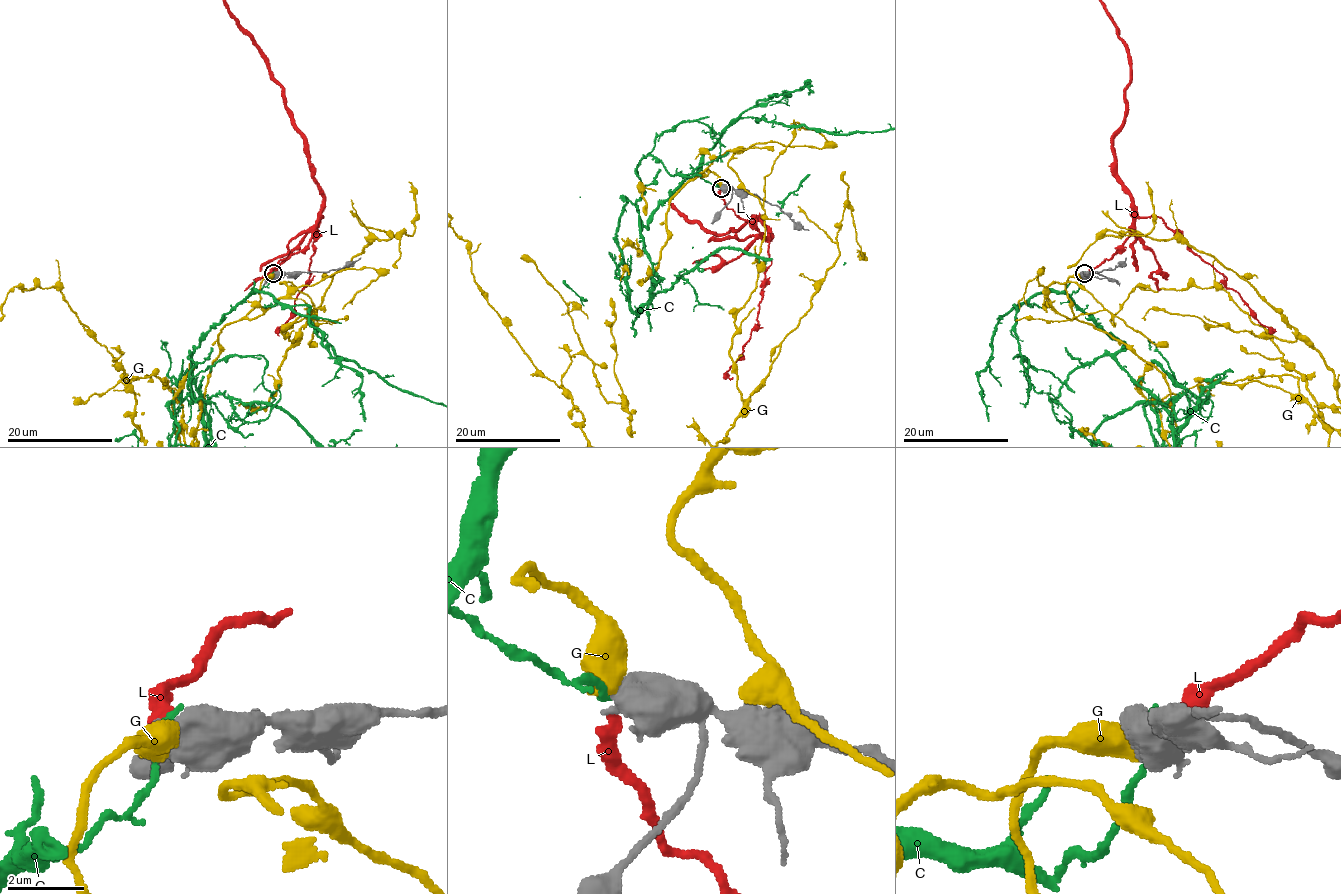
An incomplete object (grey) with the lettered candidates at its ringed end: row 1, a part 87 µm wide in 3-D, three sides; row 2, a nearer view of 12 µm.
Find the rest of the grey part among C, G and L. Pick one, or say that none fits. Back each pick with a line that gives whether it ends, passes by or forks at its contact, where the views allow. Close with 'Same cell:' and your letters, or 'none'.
L: it ends there
Same cell: L

